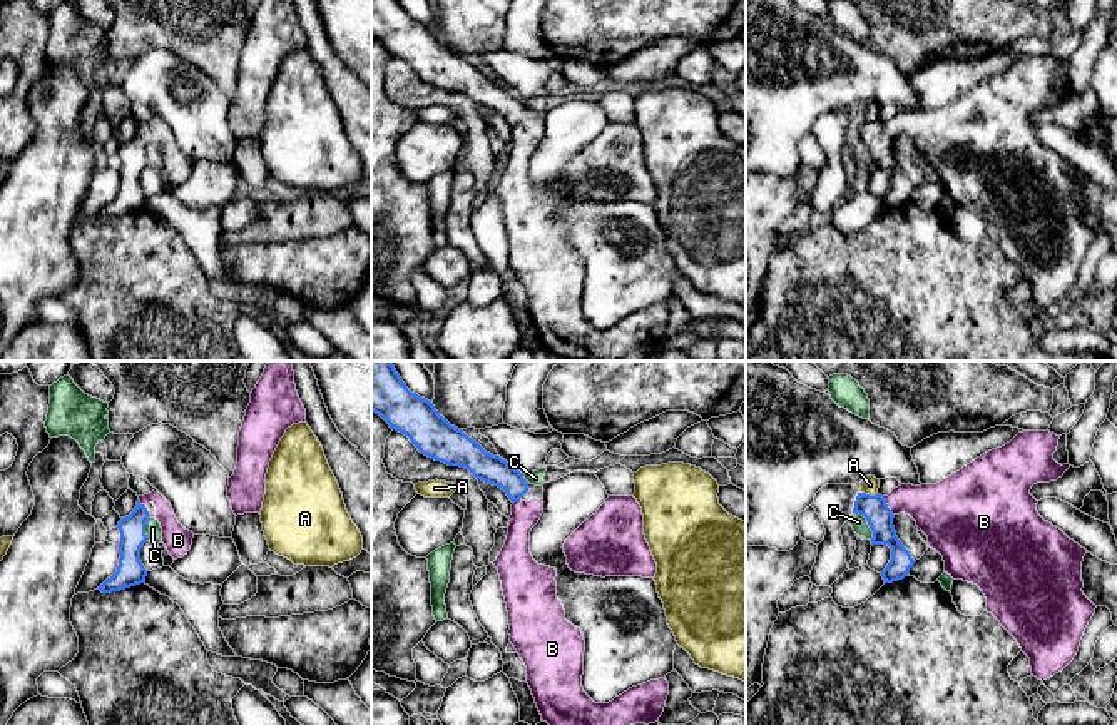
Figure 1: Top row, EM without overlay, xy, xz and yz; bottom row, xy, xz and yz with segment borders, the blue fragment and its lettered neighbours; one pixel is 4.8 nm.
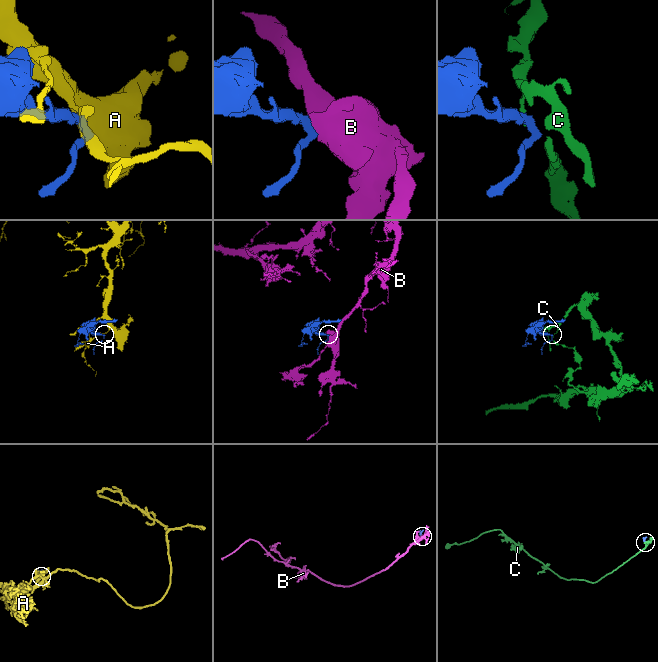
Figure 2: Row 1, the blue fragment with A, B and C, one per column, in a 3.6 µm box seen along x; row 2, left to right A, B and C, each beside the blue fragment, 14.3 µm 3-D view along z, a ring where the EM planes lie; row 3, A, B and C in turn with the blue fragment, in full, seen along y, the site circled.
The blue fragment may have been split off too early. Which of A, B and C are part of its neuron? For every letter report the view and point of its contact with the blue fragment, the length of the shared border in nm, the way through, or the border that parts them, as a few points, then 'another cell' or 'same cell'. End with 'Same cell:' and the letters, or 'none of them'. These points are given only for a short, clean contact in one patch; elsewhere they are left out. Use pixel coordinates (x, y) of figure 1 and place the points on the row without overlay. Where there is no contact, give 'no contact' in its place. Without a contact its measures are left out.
A: contact yz (868, 121); length 90 nm; border yz (860, 117), (877, 121); another cell
B: contact yz (887, 132); length 110 nm; way yz (880, 144), (887, 132), (930, 131), (938, 136); same cell
C: contact yz (868, 149); length 170 nm; border yz (853, 137), (865, 144), (872, 157), (870, 166); another cell
Same cell: B

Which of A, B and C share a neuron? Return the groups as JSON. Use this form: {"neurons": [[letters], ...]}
{"neurons": [["A"], ["B"], ["C"]]}

